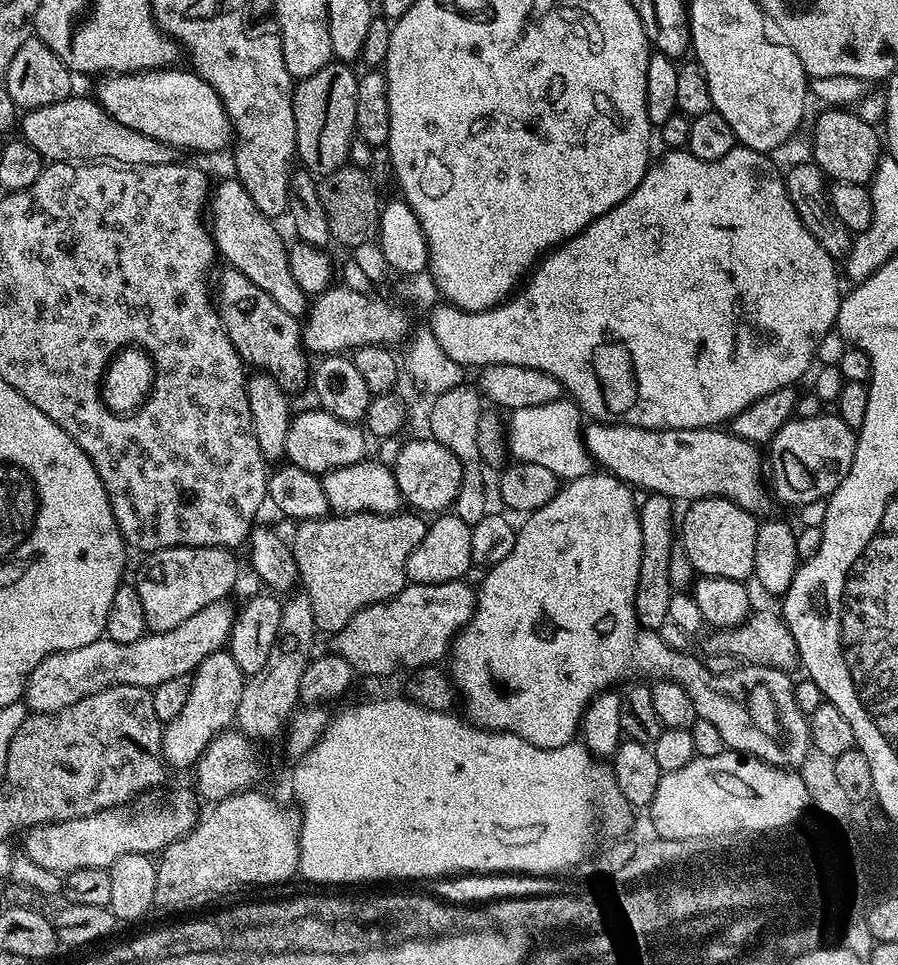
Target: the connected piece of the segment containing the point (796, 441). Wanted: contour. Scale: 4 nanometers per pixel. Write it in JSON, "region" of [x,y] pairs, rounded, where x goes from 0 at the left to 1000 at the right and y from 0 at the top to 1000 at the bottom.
{"region":[[[930,429],[883,433],[872,439],[853,461],[853,502],[873,522],[916,519],[942,495],[951,479],[954,449]]]}

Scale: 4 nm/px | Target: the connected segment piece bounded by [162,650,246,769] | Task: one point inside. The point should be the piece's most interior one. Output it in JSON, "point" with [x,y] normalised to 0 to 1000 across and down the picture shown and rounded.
{"point":[241,714]}

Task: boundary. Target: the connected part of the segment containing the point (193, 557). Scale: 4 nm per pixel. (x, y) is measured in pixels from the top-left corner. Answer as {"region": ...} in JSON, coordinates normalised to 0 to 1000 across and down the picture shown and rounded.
{"region":[[[182,568],[164,573],[157,579],[160,581],[151,593],[149,604],[154,620],[158,620],[158,632],[163,636],[166,652],[170,655],[194,653],[194,649],[203,649],[212,636],[220,636],[220,632],[249,622],[253,613],[263,605],[263,575],[257,568]]]}

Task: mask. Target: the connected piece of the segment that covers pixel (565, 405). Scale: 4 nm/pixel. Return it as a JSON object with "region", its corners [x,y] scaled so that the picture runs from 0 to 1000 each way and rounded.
{"region":[[[625,412],[608,417],[608,421],[586,421],[570,427],[563,435],[563,464],[571,468],[578,479],[595,479],[614,487],[624,498],[648,495],[660,488],[661,478],[650,460],[648,451],[648,428],[636,413]]]}

